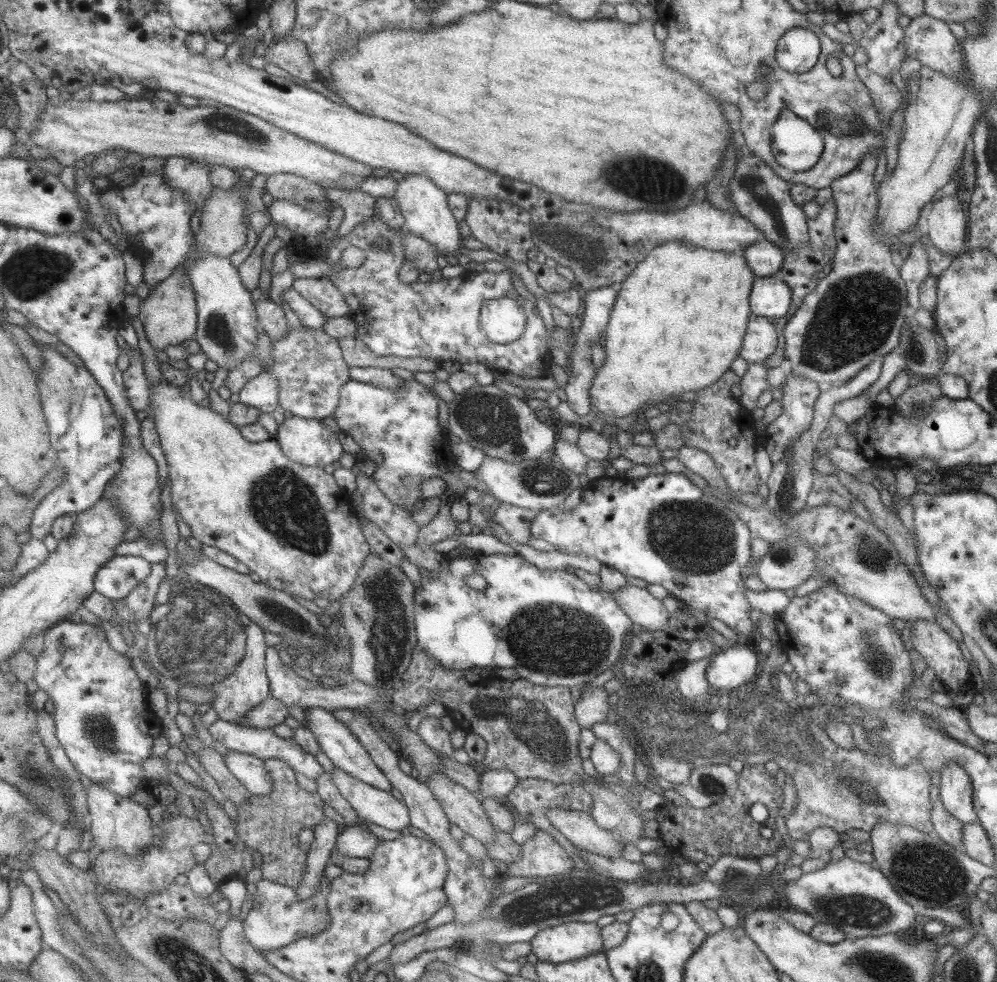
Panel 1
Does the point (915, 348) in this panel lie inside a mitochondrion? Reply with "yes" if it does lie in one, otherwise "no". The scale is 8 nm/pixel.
yes

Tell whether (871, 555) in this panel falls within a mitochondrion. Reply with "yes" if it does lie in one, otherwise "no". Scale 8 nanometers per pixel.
yes

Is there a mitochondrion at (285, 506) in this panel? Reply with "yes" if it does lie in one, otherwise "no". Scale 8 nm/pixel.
yes

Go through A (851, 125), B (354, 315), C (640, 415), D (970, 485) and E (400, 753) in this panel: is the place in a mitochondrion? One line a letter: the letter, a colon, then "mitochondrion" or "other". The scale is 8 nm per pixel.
A: mitochondrion
B: other
C: other
D: other
E: other

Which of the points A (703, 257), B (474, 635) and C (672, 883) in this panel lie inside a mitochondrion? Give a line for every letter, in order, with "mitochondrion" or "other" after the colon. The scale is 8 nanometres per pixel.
A: other
B: other
C: other

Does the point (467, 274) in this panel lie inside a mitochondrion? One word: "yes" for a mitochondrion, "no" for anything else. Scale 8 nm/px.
no

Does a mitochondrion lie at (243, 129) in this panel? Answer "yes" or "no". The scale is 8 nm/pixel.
yes

